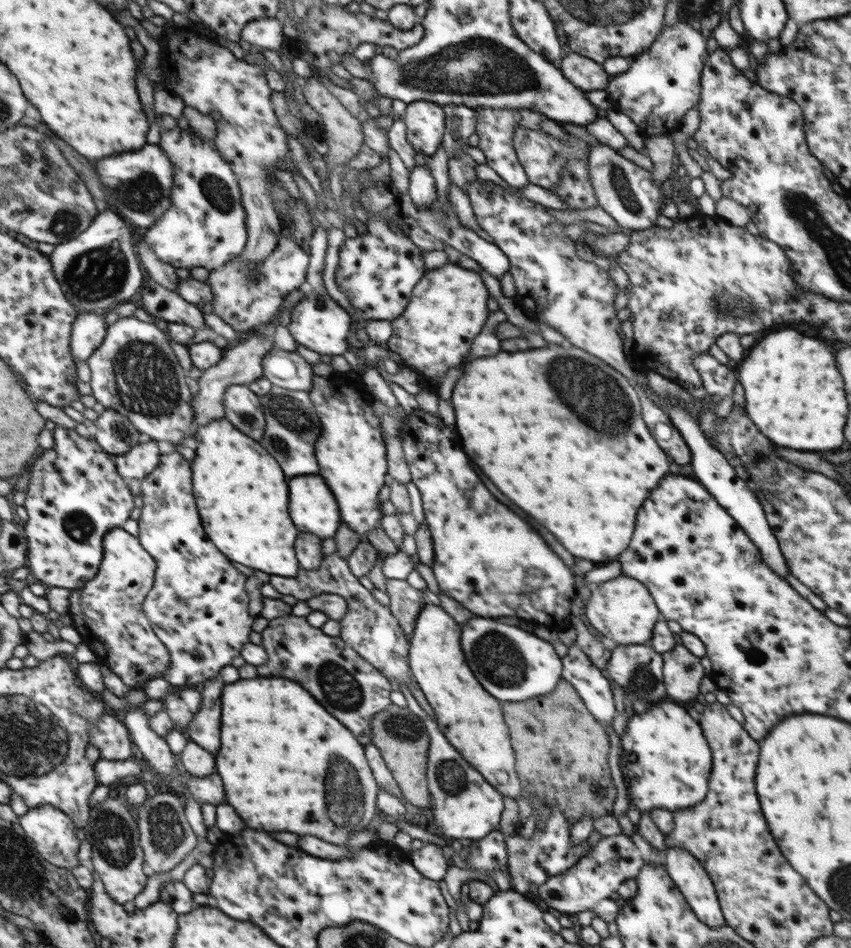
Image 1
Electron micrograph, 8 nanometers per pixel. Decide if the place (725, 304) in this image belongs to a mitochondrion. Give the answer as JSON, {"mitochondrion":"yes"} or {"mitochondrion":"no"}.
{"mitochondrion":"yes"}

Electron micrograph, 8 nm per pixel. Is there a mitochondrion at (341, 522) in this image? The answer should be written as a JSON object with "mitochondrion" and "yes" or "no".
{"mitochondrion":"no"}

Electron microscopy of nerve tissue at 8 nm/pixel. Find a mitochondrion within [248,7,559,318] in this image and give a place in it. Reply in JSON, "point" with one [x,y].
{"point":[475,65]}

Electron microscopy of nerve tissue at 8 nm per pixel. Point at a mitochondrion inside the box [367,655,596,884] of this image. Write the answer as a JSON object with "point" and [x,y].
{"point":[450,775]}

